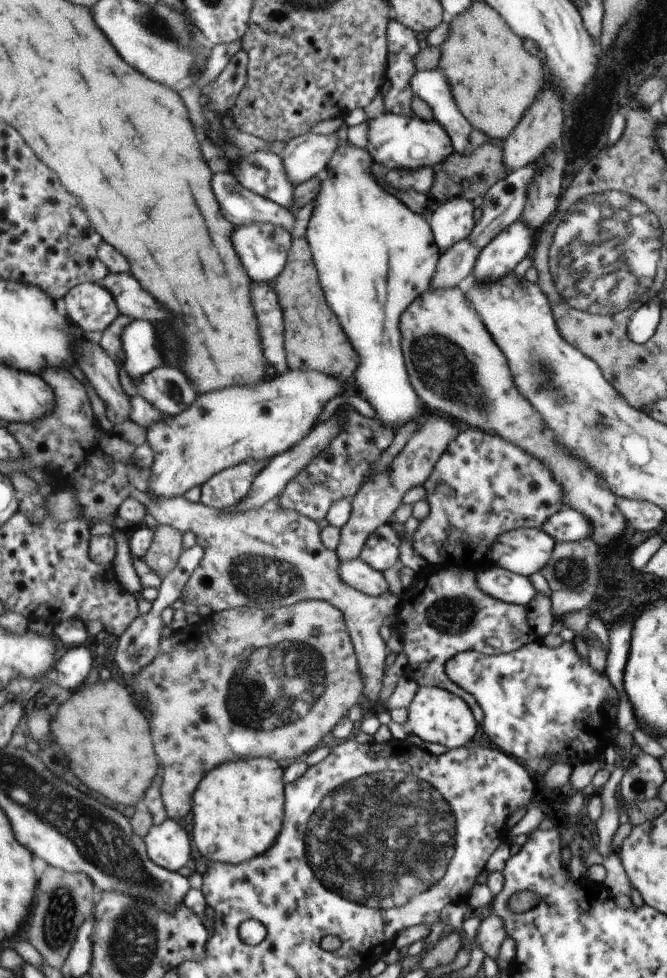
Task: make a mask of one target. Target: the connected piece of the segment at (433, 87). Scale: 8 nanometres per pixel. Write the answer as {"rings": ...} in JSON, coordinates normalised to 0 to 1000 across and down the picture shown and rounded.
{"rings":[[[655,71],[625,73],[613,82],[613,89],[621,98],[631,101],[646,111],[649,123],[670,135],[679,145],[682,156],[705,156],[702,140],[708,130],[688,116],[675,87],[669,79]]]}

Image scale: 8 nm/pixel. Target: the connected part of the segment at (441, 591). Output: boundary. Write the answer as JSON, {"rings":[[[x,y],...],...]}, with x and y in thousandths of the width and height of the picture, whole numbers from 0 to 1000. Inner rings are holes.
{"rings":[[[643,576],[624,585],[622,592],[612,601],[601,605],[597,613],[591,644],[595,645],[604,660],[601,668],[609,672],[609,683],[604,691],[619,695],[627,702],[657,702],[669,704],[681,712],[691,713],[709,728],[711,736],[721,741],[727,735],[727,730],[724,730],[715,714],[709,710],[700,710],[697,704],[682,700],[669,691],[667,680],[696,666],[714,666],[724,670],[751,670],[777,665],[790,656],[804,656],[804,650],[790,650],[796,642],[790,637],[790,632],[787,632],[786,620],[748,615],[724,606],[715,597],[715,590],[708,584],[684,580],[649,580]]]}

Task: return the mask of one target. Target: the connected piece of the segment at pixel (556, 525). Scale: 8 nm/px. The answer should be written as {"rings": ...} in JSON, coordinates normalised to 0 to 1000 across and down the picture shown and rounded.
{"rings":[[[844,517],[814,536],[813,544],[829,550],[832,555],[864,554],[885,548],[885,535],[868,525]]]}

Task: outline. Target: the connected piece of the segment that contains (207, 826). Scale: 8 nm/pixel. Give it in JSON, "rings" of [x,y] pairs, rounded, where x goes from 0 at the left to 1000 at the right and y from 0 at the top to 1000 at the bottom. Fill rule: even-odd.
{"rings":[[[381,774],[333,780],[313,789],[291,813],[289,861],[309,881],[363,883],[397,874],[417,859],[429,839],[424,783],[405,774]]]}

